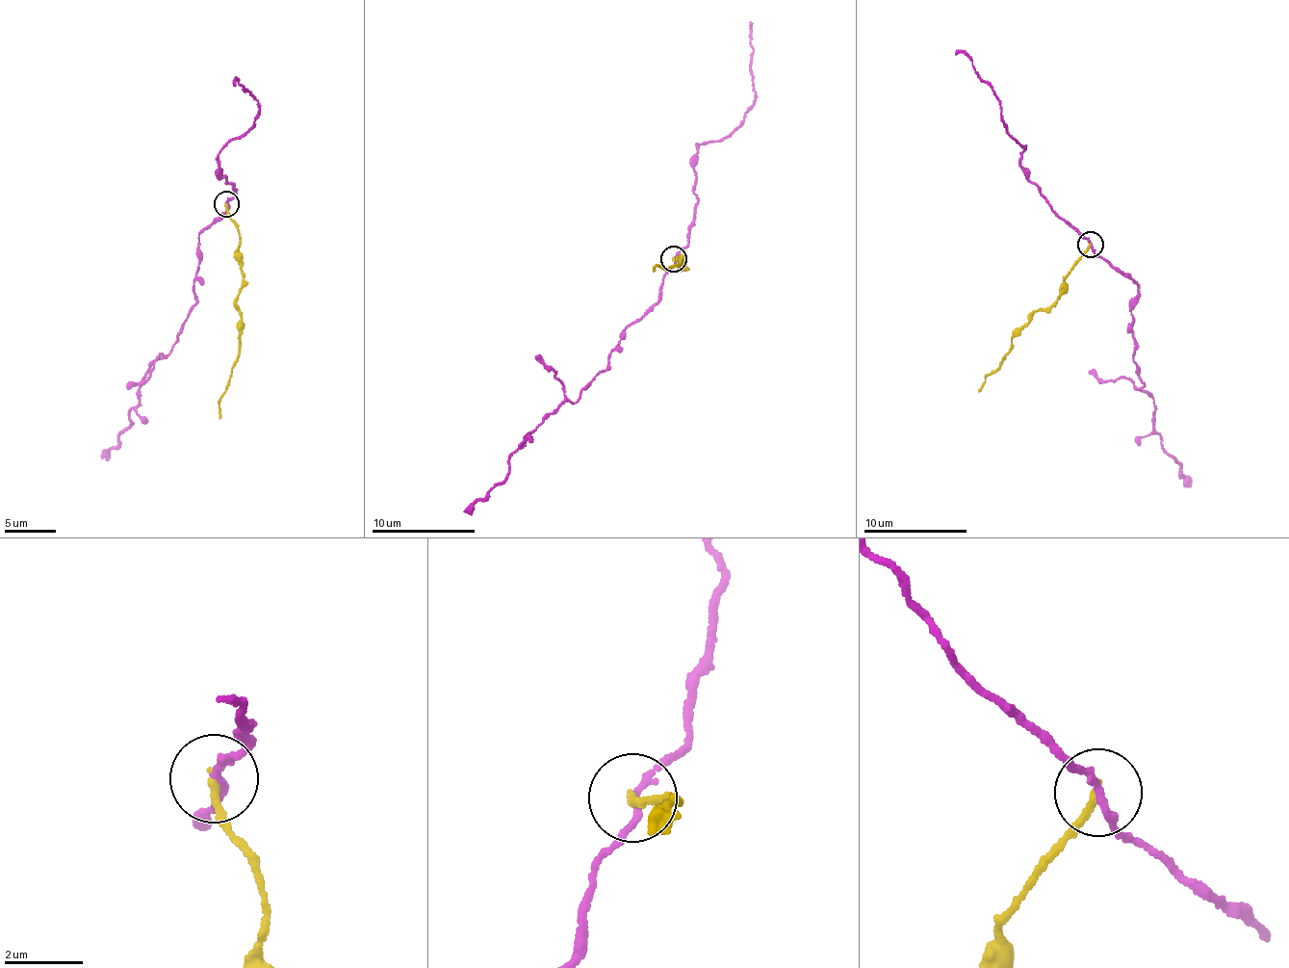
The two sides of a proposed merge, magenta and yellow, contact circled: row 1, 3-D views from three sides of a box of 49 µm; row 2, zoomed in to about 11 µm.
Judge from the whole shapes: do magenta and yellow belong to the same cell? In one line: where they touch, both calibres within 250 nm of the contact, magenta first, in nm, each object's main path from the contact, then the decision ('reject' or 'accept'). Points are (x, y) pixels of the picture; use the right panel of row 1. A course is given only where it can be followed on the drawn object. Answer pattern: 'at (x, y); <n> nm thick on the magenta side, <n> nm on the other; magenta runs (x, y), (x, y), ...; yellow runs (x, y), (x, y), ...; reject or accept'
at (1090, 244); 170 nm thick on the magenta side, 180 nm on the other; magenta runs (1091, 245), (1138, 286), (1130, 310), (1132, 360), (1145, 386), (1139, 390), (1152, 398), (1155, 434), (1188, 484); yellow runs (1091, 245), (1069, 272), (1065, 292), (1034, 312), (1012, 337), (1012, 350), (1000, 369), (985, 377), (979, 392); reject

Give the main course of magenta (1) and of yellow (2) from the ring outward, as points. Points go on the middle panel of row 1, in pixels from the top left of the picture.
1: (673, 259), (661, 295), (624, 328), (609, 369), (544, 421), (509, 457), (502, 483), (465, 511)
2: (673, 259), (686, 259), (684, 267), (677, 262), (682, 258), (679, 267), (655, 265), (654, 271)

